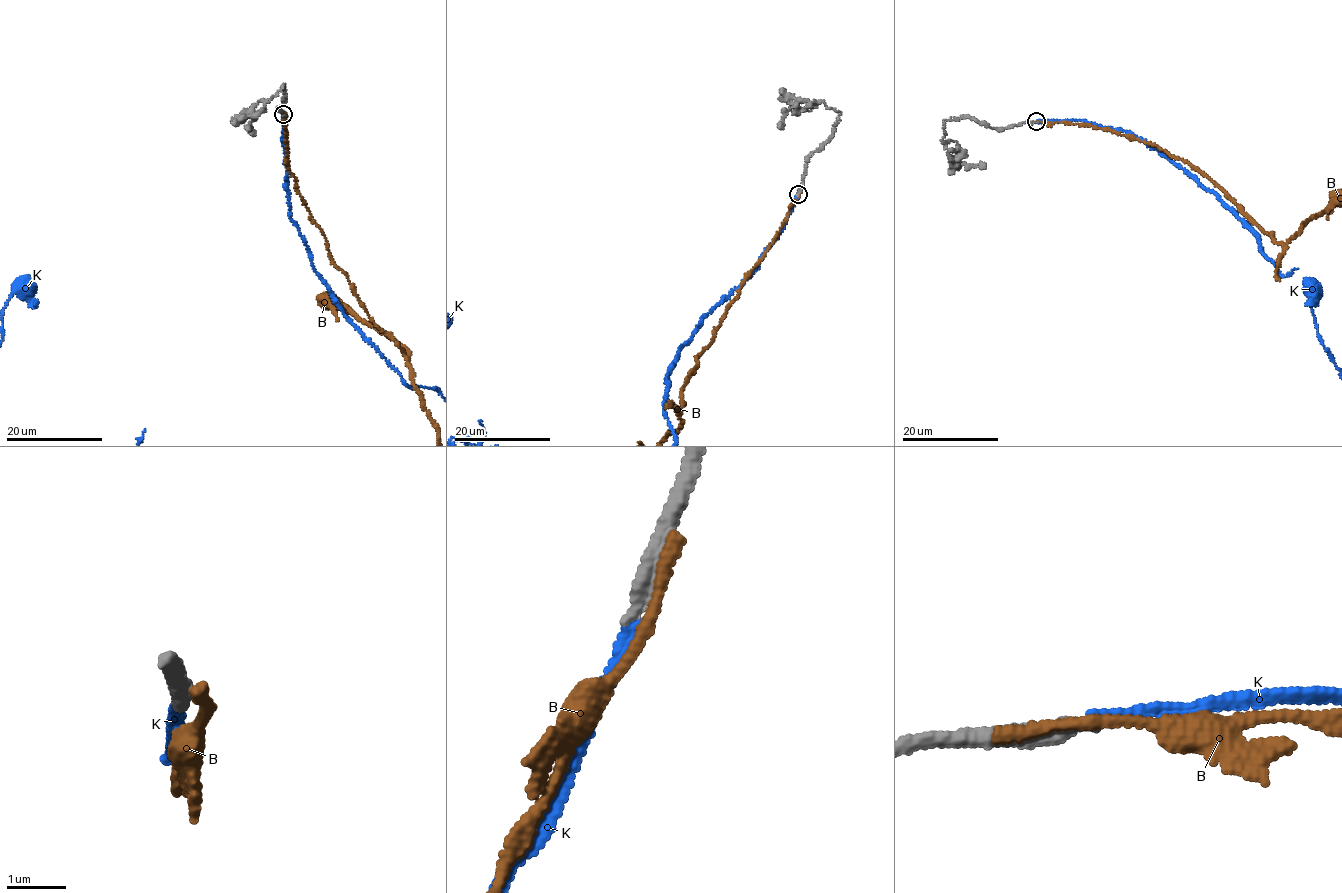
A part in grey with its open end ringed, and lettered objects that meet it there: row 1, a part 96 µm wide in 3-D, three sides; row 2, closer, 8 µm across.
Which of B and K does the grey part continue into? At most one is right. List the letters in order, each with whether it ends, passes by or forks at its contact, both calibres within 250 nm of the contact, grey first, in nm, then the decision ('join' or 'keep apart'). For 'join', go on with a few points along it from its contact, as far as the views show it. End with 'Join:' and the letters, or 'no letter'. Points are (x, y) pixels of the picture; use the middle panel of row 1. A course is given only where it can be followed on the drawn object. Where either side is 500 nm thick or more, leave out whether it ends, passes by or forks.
B: it ends | 360/240 nm | keep apart
K: it ends | 240/180 nm | join
Join: K

